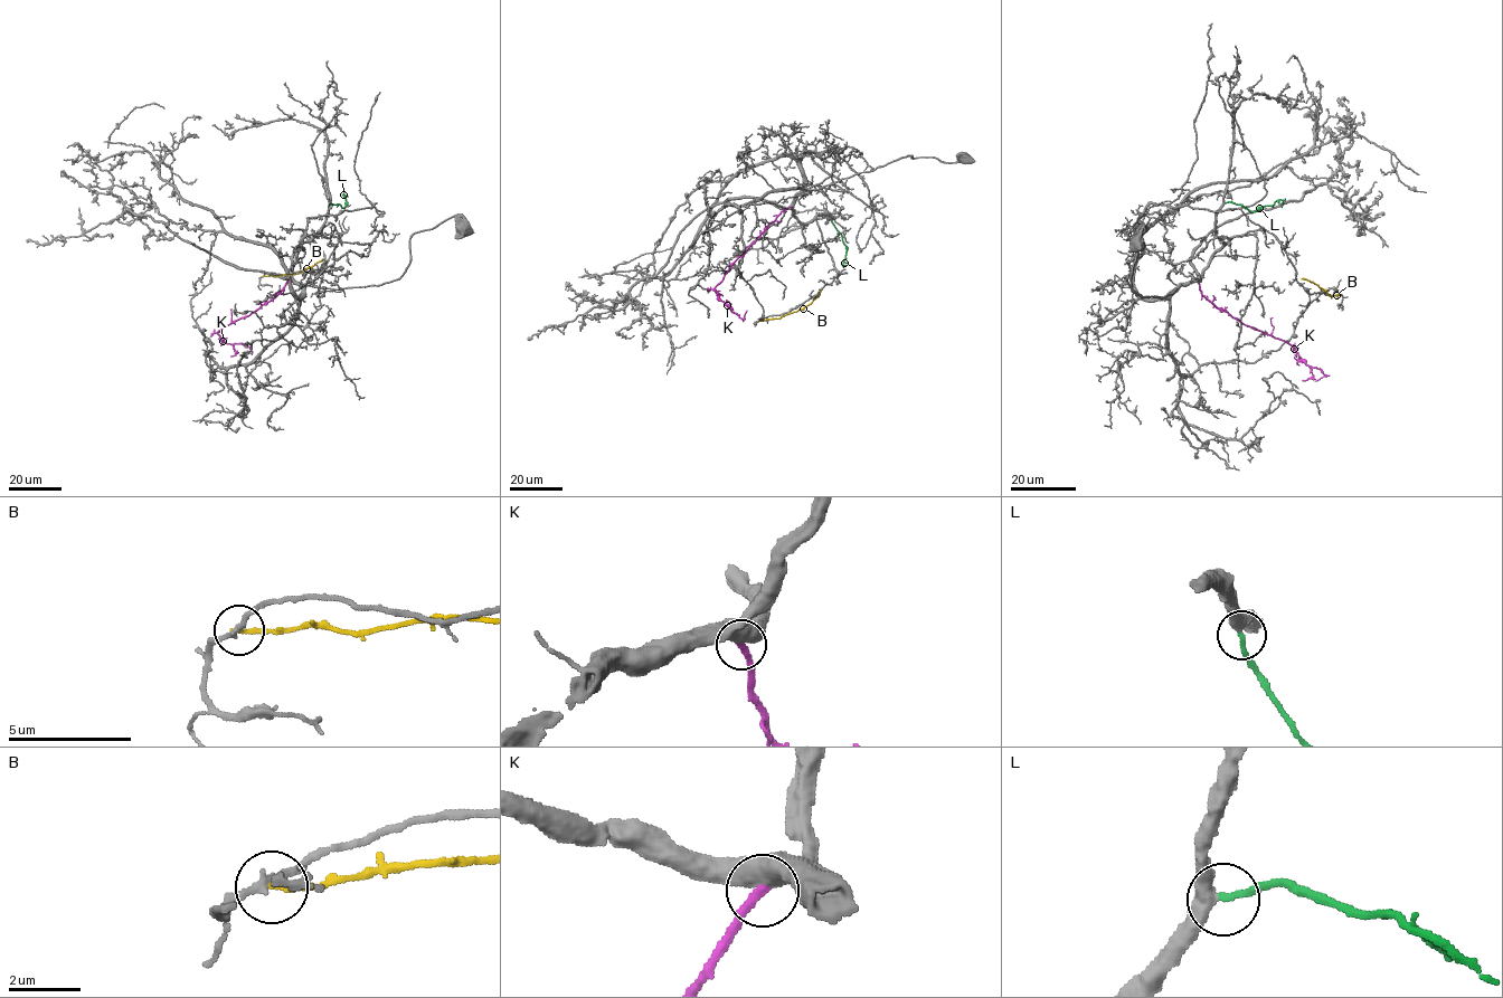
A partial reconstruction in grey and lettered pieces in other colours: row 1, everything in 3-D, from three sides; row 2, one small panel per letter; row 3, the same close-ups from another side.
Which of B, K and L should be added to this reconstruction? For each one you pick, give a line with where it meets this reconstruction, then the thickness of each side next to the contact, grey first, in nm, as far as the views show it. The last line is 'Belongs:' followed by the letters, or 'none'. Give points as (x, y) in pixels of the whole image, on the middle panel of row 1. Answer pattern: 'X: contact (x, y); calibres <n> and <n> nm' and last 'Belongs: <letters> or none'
K: contact (790, 207); calibres 550 and 280 nm
L: contact (831, 219); calibres 440 and 190 nm
Belongs: K, L

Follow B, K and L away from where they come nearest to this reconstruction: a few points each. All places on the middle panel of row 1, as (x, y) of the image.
B: (759, 321), (780, 319), (803, 309), (819, 295), (819, 288)
K: (788, 207), (735, 262), (715, 287), (721, 301), (740, 317), (746, 311)
L: (831, 219), (845, 246), (843, 264), (845, 265)

